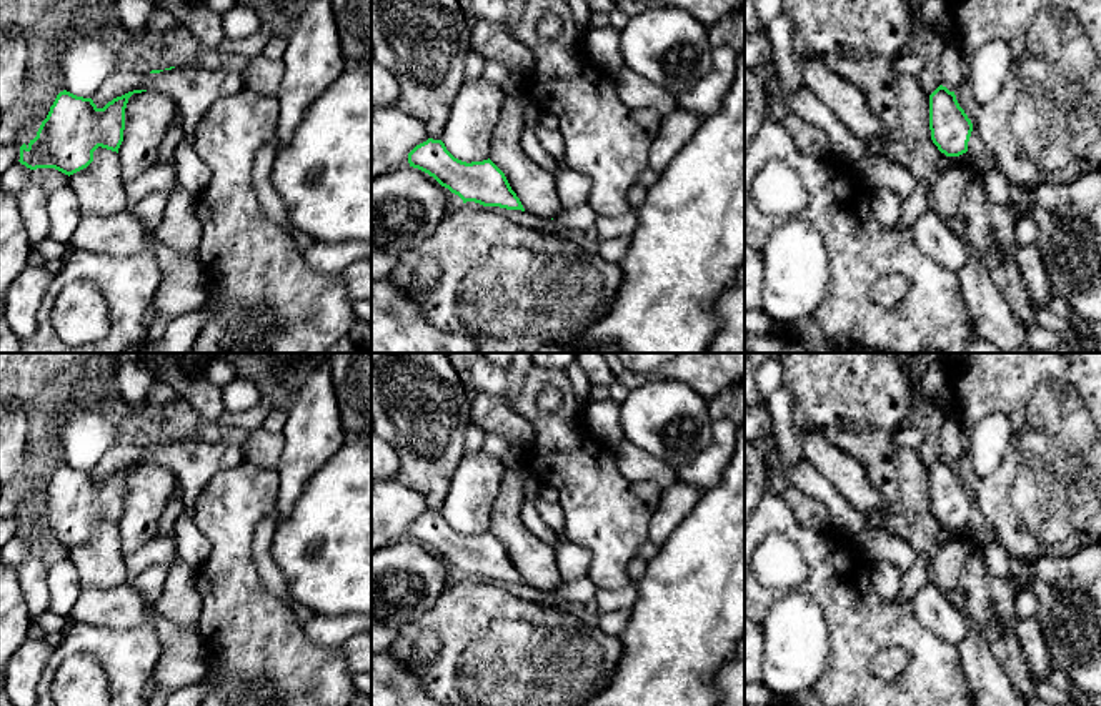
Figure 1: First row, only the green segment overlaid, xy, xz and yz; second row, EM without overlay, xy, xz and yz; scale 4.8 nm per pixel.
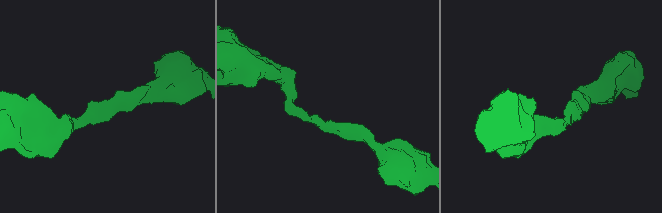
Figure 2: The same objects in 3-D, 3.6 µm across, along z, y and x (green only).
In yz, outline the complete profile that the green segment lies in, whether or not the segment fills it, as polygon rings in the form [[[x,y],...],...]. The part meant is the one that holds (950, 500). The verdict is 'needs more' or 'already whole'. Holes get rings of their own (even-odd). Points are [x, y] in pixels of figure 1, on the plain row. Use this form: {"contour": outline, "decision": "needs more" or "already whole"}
{"contour": [[[939,458],[929,468],[931,513],[946,530],[959,530],[968,525],[973,496],[959,480],[954,465]]], "decision": "already whole"}

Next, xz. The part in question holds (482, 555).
{"contour": [[[428,511],[408,526],[408,536],[433,549],[463,576],[525,584],[505,546],[490,531],[466,536],[455,531],[441,513]]], "decision": "already whole"}

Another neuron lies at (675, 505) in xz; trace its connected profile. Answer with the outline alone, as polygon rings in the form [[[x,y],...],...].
[[[683,481],[661,491],[660,503],[650,520],[648,536],[656,546],[661,546],[675,528],[691,513],[701,500],[703,490]]]

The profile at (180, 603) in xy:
[[[177,566],[168,569],[163,594],[152,609],[180,628],[198,629],[202,599],[195,588],[197,569]]]

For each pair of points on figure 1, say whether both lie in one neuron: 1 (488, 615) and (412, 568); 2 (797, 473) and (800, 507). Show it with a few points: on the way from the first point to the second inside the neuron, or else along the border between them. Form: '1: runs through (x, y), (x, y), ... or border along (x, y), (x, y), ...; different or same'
1: border along (453, 581), (418, 618); different
2: border along (780, 463), (798, 488), (818, 498), (830, 512); different

